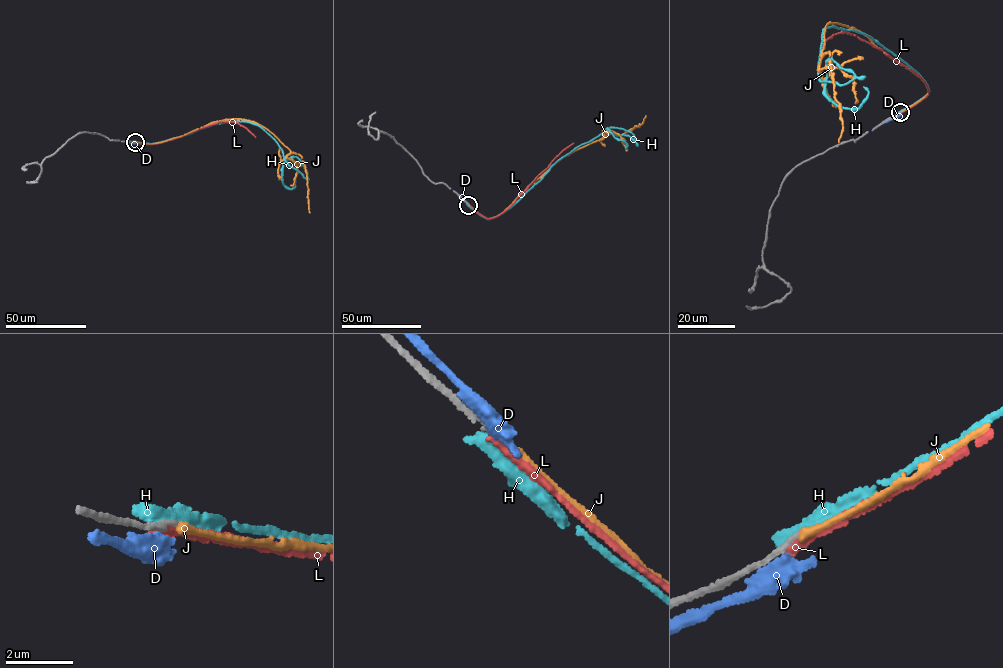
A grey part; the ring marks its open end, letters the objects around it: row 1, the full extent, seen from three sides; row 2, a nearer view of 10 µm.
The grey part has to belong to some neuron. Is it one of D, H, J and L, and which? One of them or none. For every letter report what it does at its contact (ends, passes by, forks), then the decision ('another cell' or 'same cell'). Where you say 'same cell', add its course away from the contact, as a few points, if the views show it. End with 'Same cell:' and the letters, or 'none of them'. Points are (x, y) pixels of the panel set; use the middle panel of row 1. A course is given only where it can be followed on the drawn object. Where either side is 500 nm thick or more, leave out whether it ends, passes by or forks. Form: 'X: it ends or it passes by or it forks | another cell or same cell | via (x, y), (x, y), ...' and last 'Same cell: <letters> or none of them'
D: another cell
H: another cell
J: it ends | same cell | via (469, 205), (487, 218), (497, 216), (563, 157), (609, 134), (619, 135), (638, 126), (645, 116)
L: it ends | another cell
Same cell: J

